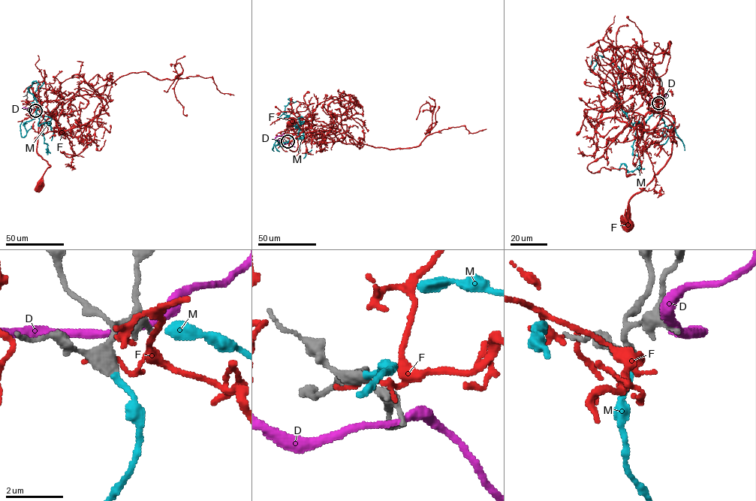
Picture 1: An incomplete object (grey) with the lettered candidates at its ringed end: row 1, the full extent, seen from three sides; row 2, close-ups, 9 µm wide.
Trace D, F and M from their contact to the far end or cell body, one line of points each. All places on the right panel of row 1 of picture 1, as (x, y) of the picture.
D: (661, 100), (651, 98), (649, 103), (645, 101)
F: (658, 101), (638, 86), (652, 96), (651, 110), (673, 125), (670, 157), (629, 200), (628, 227)
M: (658, 102), (661, 113), (631, 127), (617, 96), (620, 68), (598, 55), (591, 71), (594, 58)

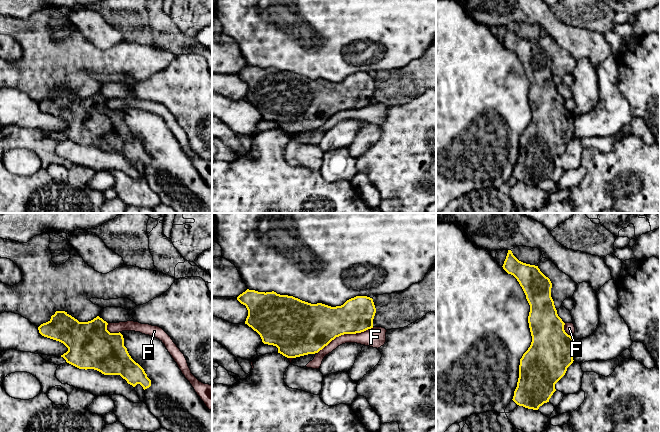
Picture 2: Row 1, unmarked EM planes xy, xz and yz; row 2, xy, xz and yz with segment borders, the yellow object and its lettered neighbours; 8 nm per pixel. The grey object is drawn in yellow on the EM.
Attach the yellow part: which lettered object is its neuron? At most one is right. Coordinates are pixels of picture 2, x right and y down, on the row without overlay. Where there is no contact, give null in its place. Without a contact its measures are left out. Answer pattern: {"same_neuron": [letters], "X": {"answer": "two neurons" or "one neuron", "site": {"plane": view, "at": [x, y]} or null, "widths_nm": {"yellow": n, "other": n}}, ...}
{"same_neuron": ["M"], "D": {"answer": "two neurons", "site": null}, "F": {"answer": "two neurons", "site": {"plane": "xz", "at": [345, 109]}, "widths_nm": {"yellow": 360, "other": 160}}, "M": {"answer": "one neuron", "site": null}}

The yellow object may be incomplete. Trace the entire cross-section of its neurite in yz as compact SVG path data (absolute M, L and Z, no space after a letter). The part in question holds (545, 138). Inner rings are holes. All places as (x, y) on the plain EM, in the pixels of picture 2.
M508 26L502 43L517 55L530 81L528 99L532 118L520 135L519 154L512 176L519 182L538 186L544 179L549 178L556 167L555 160L565 151L567 144L573 139L574 115L565 108L565 99L557 90L551 73L552 59L538 42L519 37L512 27Z

